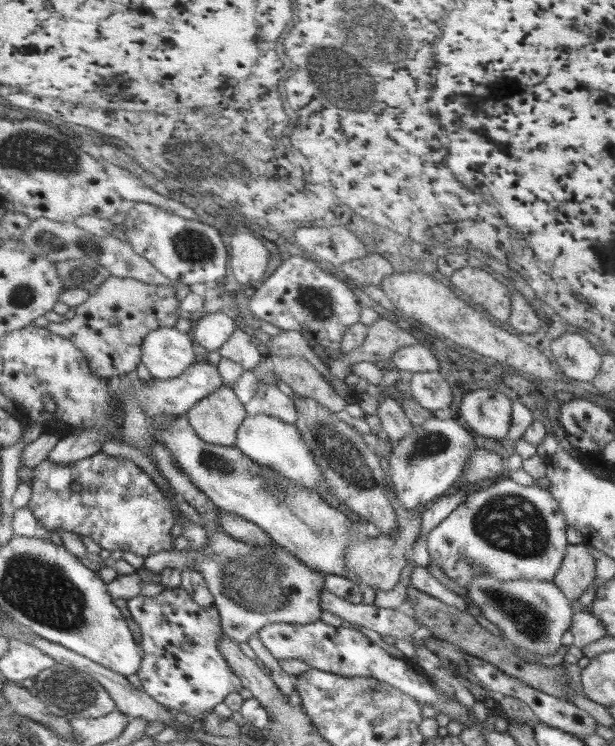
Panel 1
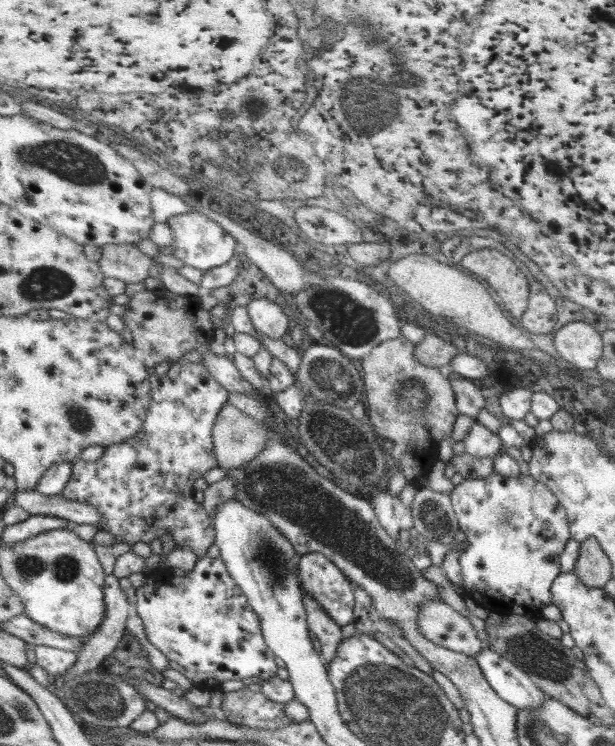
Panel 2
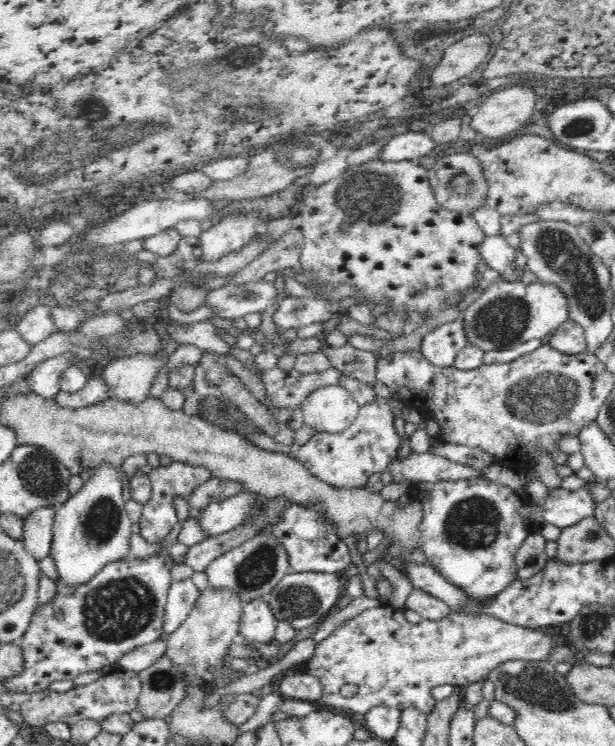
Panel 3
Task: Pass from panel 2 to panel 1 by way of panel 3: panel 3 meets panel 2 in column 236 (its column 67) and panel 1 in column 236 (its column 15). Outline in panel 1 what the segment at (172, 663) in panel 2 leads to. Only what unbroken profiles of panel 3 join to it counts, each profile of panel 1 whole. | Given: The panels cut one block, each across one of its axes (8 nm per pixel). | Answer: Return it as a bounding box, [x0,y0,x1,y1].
[127,586,243,720]

